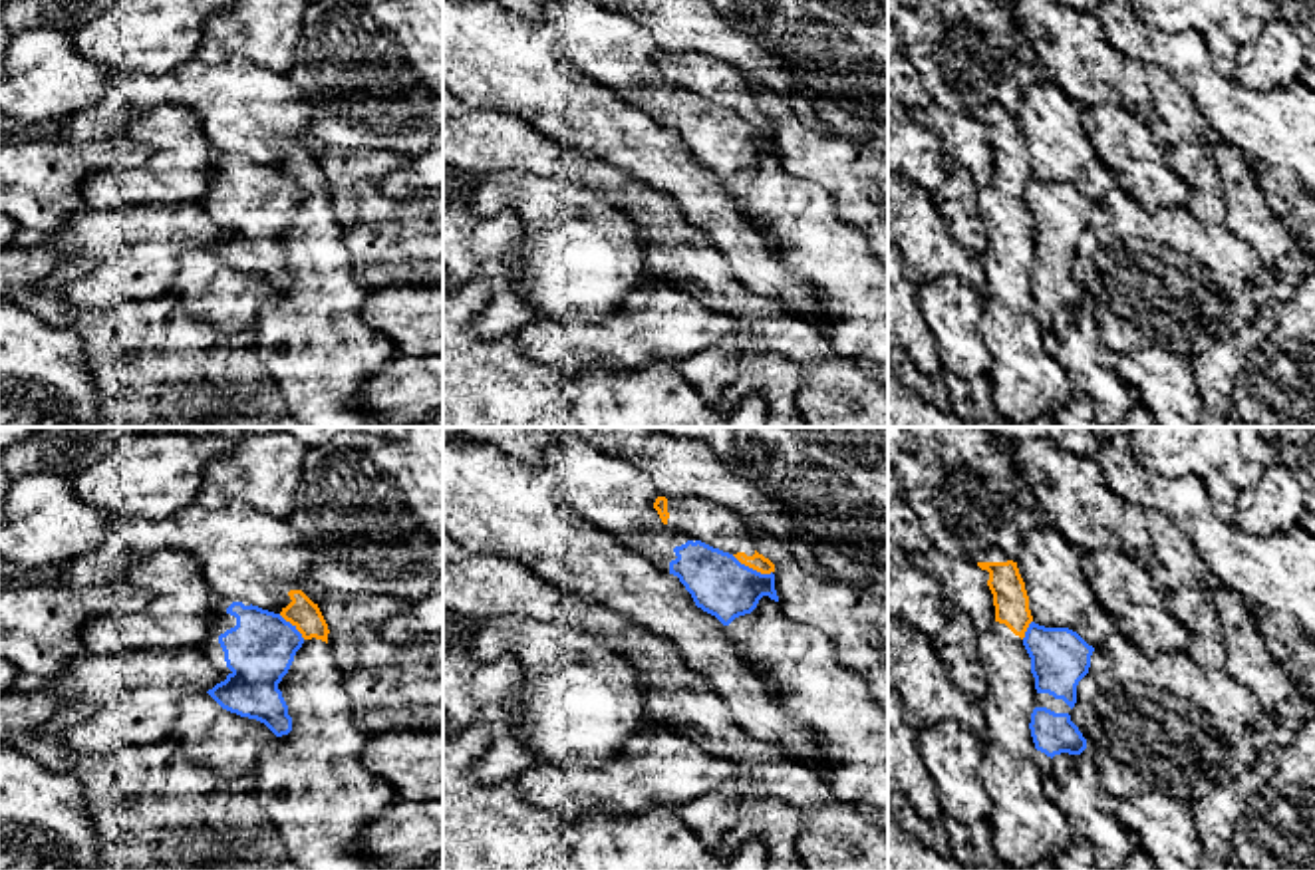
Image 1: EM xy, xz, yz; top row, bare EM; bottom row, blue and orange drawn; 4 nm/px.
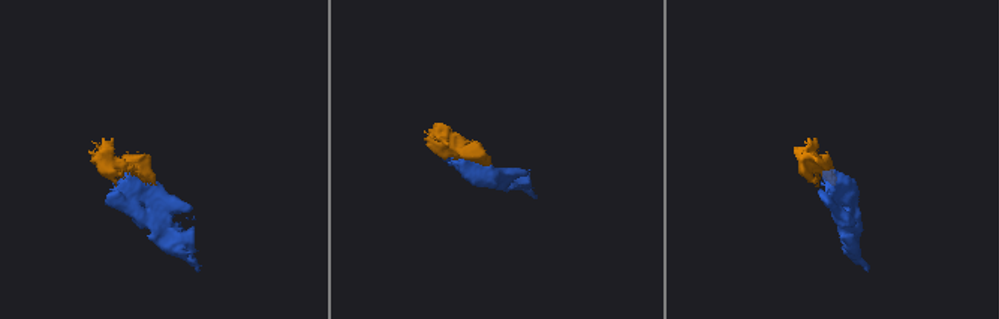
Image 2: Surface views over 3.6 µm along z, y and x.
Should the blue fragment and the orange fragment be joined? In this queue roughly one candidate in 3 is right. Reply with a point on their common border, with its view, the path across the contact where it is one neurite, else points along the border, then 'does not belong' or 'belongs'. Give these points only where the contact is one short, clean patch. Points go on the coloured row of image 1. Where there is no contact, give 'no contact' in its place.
xz (751, 569) | along xz (731, 555), (761, 573), (771, 573) | does not belong

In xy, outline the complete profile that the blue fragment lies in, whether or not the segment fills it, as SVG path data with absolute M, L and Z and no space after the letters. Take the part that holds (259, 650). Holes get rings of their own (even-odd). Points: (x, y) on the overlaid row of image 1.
M222 598L199 650L226 679L207 693L222 709L264 723L276 737L288 735L292 717L278 683L302 644L302 634L280 614Z

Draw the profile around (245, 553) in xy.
M191 503L183 510L157 520L139 516L111 516L103 540L93 552L68 560L52 570L58 574L46 584L93 586L115 580L125 566L125 556L153 554L159 550L183 550L201 564L203 578L222 598L238 598L262 610L280 614L292 600L290 590L302 590L314 604L330 594L310 576L312 544L298 534L286 518L276 518L246 503L232 503L222 508L207 508Z

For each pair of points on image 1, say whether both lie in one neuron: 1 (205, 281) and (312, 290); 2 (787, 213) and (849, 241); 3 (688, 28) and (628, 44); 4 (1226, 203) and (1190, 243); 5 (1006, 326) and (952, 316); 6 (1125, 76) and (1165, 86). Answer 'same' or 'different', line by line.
1: different
2: same
3: different
4: different
5: different
6: same

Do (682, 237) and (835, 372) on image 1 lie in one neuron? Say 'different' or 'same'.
same

